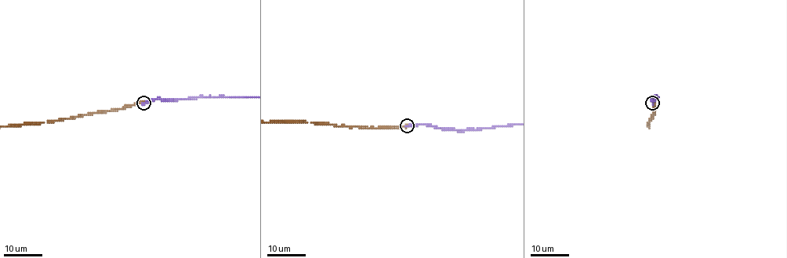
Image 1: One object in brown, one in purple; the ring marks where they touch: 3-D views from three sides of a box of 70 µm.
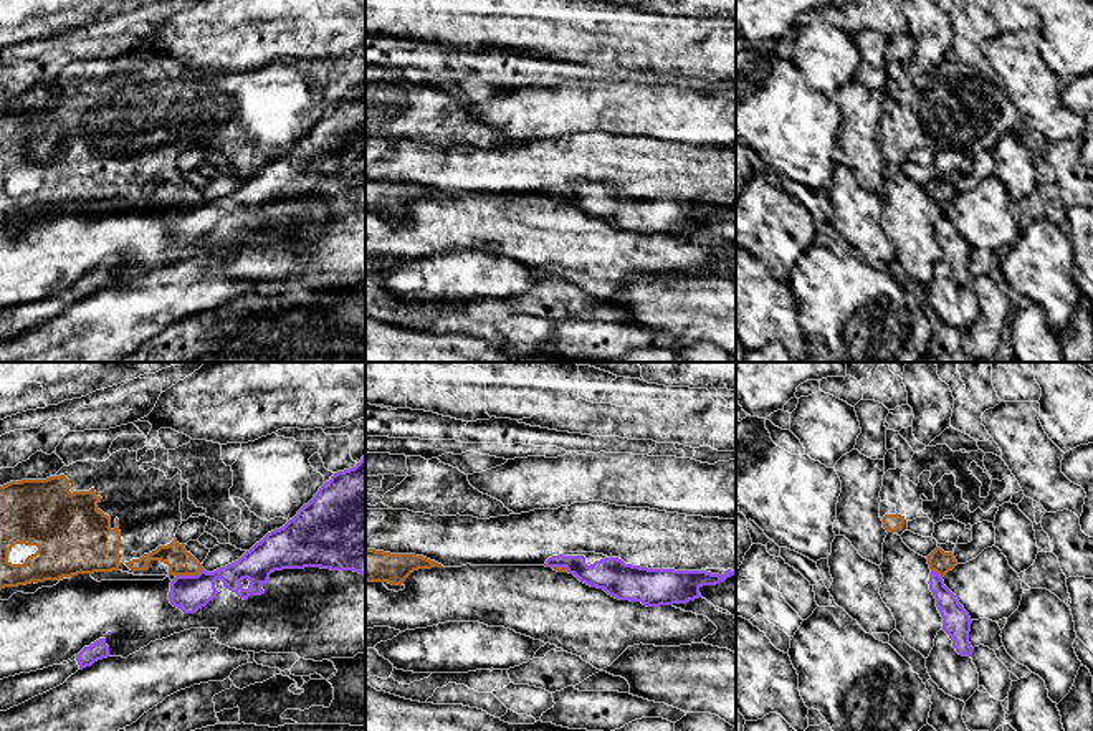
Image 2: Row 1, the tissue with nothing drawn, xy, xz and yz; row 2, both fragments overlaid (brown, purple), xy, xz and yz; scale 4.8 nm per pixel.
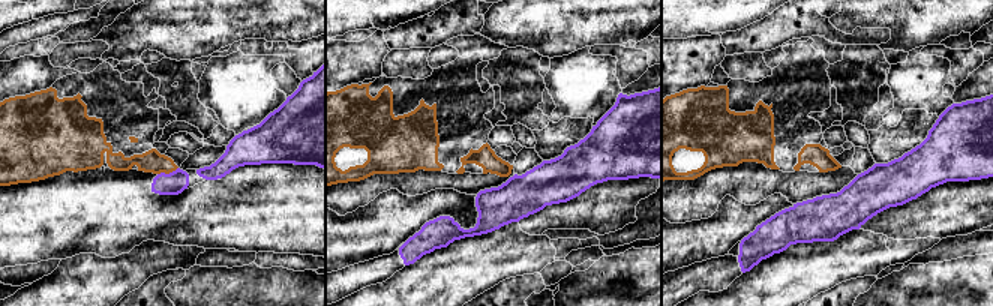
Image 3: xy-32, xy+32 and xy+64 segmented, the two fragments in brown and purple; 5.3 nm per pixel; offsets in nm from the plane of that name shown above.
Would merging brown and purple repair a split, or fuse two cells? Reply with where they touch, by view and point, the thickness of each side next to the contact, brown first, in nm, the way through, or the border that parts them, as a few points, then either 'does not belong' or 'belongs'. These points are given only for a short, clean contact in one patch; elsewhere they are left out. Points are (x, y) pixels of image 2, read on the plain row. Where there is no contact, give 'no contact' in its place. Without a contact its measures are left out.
contact xy (189, 204); calibres 130 and 180 nm; border xy (202, 197), (195, 204), (176, 205); does not belong

